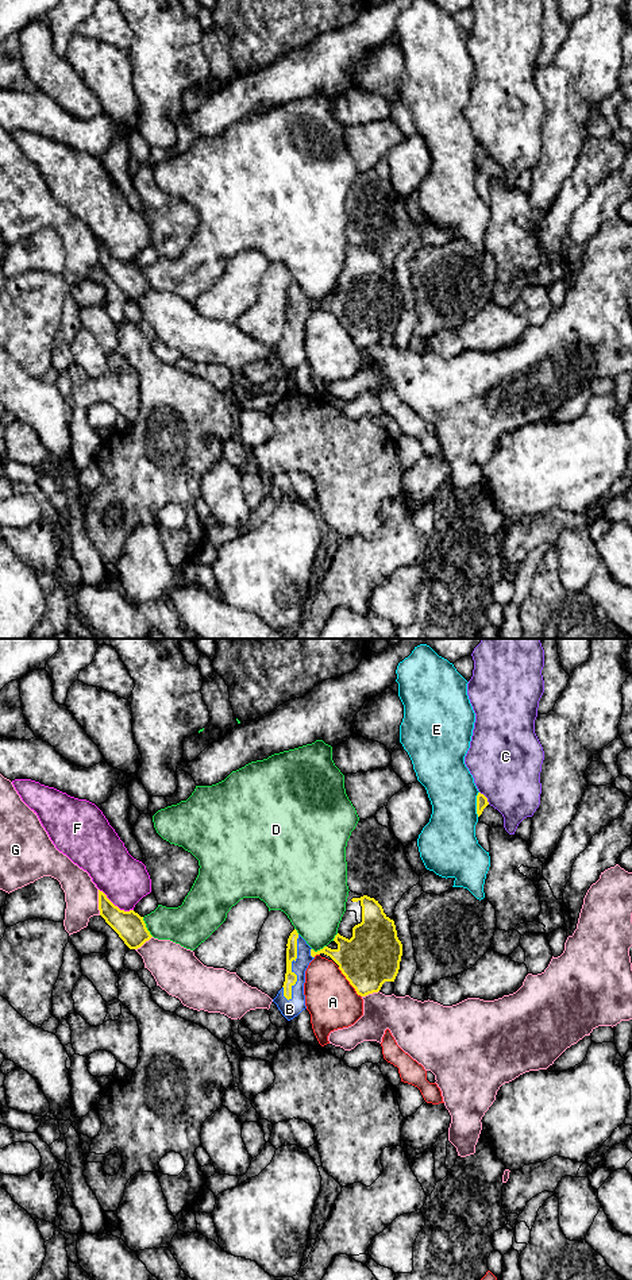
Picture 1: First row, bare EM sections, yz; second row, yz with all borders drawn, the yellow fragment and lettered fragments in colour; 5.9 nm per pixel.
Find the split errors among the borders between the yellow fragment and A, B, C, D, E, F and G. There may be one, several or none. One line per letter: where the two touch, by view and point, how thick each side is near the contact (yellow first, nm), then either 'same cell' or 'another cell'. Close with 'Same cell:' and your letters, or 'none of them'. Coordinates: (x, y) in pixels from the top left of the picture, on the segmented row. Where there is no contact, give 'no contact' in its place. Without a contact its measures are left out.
A: yz (349, 980) | 340/300 nm | another cell
B: yz (291, 968) | 80/110 nm | same cell
C: yz (486, 798) | 70/420 nm | another cell
D: yz (145, 926) | 170/240 nm | another cell
E: yz (477, 804) | 70/300 nm | another cell
F: yz (116, 906) | 170/280 nm | another cell
G: yz (99, 902) | 170/200 nm | another cell
Same cell: B

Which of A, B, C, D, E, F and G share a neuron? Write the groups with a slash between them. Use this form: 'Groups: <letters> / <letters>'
Groups: A / B / C / D / E / F / G

